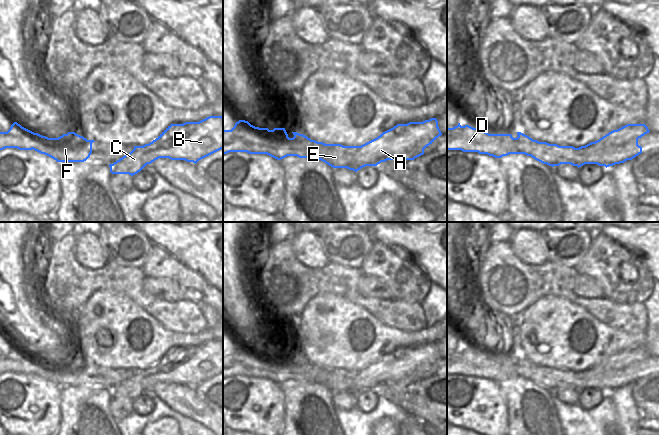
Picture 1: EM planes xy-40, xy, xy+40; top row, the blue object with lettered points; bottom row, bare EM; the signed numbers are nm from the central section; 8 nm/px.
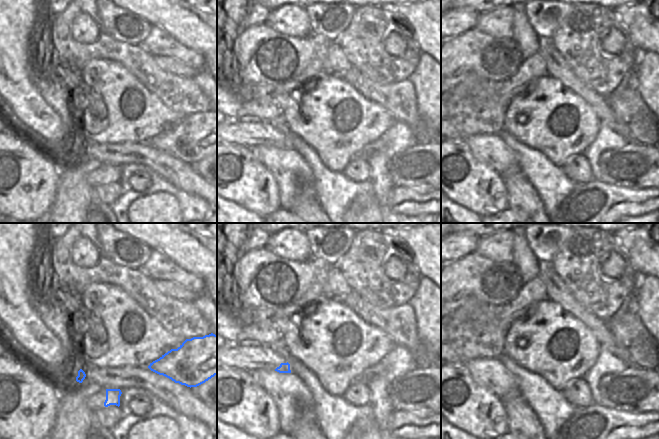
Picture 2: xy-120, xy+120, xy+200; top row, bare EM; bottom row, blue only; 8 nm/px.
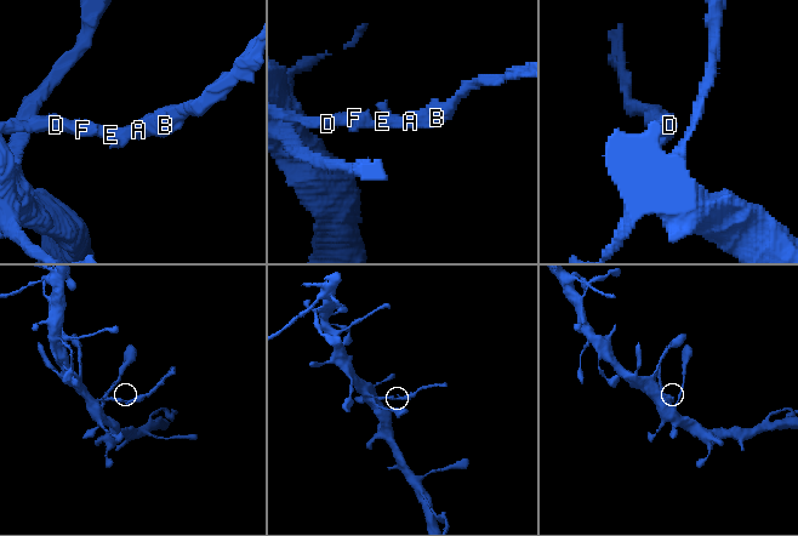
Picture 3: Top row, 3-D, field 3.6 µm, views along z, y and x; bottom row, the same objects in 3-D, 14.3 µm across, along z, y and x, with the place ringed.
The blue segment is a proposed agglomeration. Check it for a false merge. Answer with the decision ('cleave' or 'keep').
cleave

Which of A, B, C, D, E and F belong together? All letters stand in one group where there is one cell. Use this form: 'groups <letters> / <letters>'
groups A B C E F / D

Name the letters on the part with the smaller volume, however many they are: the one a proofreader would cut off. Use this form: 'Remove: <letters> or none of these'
Remove: A, B, C, E, F

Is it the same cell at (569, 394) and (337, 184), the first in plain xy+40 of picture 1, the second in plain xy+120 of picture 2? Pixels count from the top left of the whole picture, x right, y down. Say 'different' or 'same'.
different

